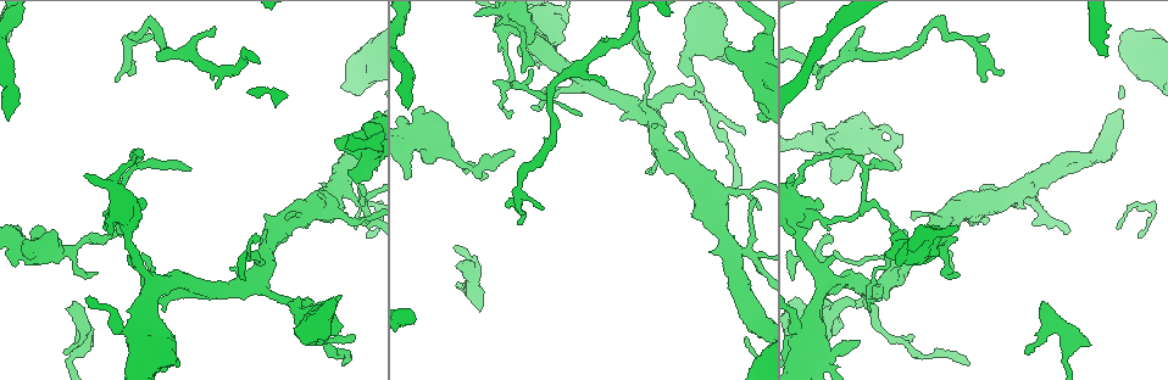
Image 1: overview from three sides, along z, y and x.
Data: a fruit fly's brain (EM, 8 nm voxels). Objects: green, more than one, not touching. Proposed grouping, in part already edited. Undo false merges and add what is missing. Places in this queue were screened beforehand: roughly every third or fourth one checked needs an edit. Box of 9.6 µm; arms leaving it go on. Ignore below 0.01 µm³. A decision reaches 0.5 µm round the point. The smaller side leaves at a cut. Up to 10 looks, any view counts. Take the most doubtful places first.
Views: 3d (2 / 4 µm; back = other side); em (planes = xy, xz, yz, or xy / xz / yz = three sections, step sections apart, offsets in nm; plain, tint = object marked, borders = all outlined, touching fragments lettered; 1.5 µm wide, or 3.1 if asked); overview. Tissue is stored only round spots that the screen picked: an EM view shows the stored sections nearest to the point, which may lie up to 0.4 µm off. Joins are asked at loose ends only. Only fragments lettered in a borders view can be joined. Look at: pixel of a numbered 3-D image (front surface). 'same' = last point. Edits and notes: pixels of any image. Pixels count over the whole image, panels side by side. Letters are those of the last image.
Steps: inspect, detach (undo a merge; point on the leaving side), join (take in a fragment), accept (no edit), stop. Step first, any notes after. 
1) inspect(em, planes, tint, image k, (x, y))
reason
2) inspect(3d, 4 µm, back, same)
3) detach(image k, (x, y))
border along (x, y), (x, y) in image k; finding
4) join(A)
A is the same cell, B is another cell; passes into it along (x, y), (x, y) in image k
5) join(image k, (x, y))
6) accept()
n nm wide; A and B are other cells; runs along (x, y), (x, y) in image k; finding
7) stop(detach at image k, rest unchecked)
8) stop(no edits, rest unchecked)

inspect(em, yz, step 8, borders, image 1, (513, 153))
an open end

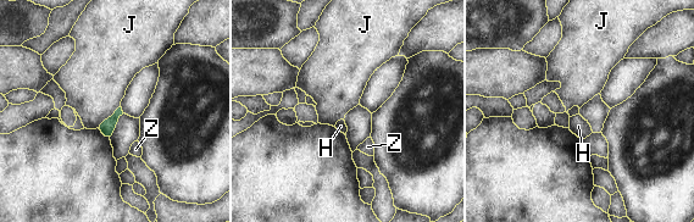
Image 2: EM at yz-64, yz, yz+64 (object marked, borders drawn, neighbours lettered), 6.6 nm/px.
accept()
100 nm wide; H, J and Z are other cells; border along (120, 106), (98, 128) in image 2; none of them fits

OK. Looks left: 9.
inspect(em, planes, borders, image 1, (463, 261))
branch stops here

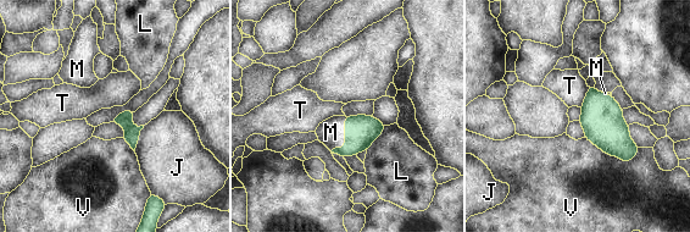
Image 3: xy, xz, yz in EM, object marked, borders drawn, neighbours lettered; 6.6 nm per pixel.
join(M)
M is the same cell, J, L, T and V are other cells; passes into it along (361, 131), (345, 138), (330, 132) in image 3; the neuron continues

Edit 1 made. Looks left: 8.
inspect(overview)

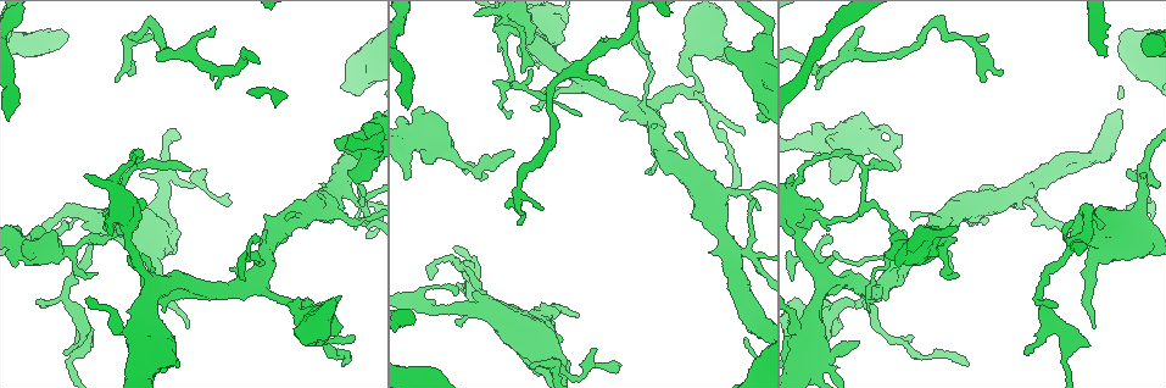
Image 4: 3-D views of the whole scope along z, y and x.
inspect(em, 3.1 µm, planes, borders, image 4, (122, 330))
sudden change in width

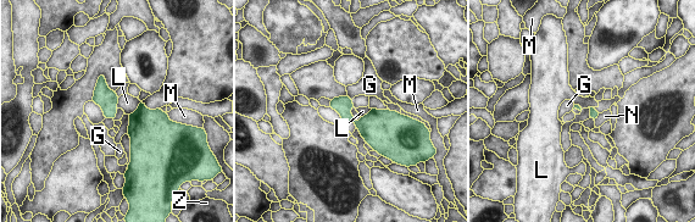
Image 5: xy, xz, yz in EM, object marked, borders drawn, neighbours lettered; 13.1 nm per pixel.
accept()
120 nm wide; G, L, M, N and Z are other cells; border along (140, 101), (129, 115) in image 5; continuous, no second neuron

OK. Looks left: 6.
stop(join at image 3, rest unchecked)

